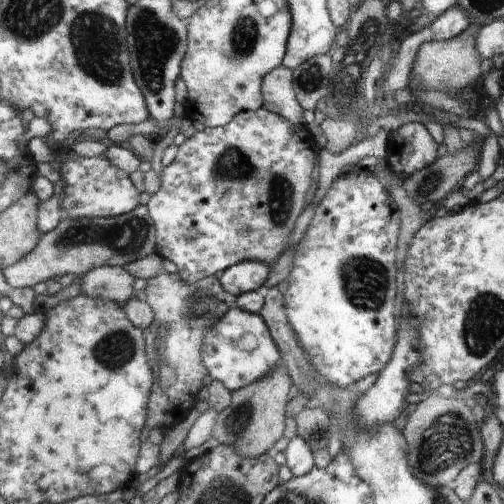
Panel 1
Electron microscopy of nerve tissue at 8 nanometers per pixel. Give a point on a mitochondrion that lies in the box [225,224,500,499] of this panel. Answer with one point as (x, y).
(445, 442)

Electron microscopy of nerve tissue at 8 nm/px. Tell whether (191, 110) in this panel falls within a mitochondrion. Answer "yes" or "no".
no

